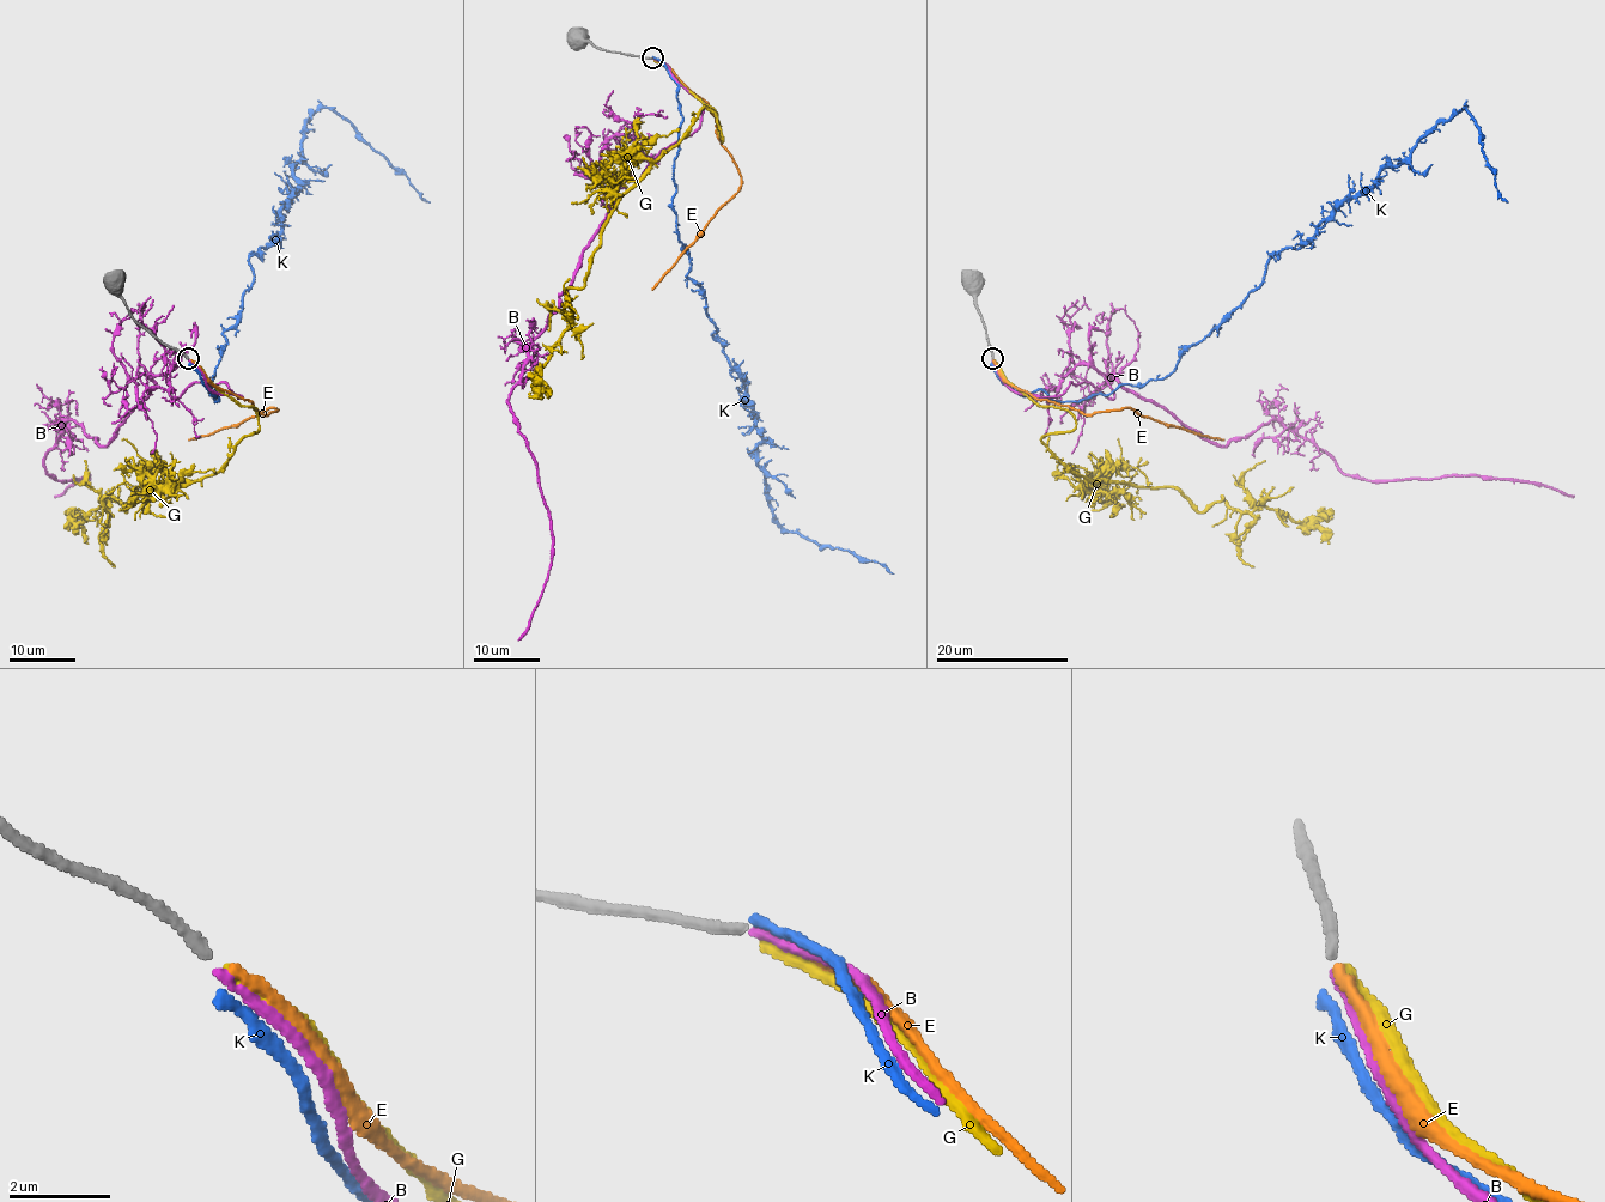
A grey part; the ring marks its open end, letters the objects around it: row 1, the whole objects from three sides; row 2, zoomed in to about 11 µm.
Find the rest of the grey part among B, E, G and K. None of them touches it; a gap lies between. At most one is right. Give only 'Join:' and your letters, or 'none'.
Join: E

